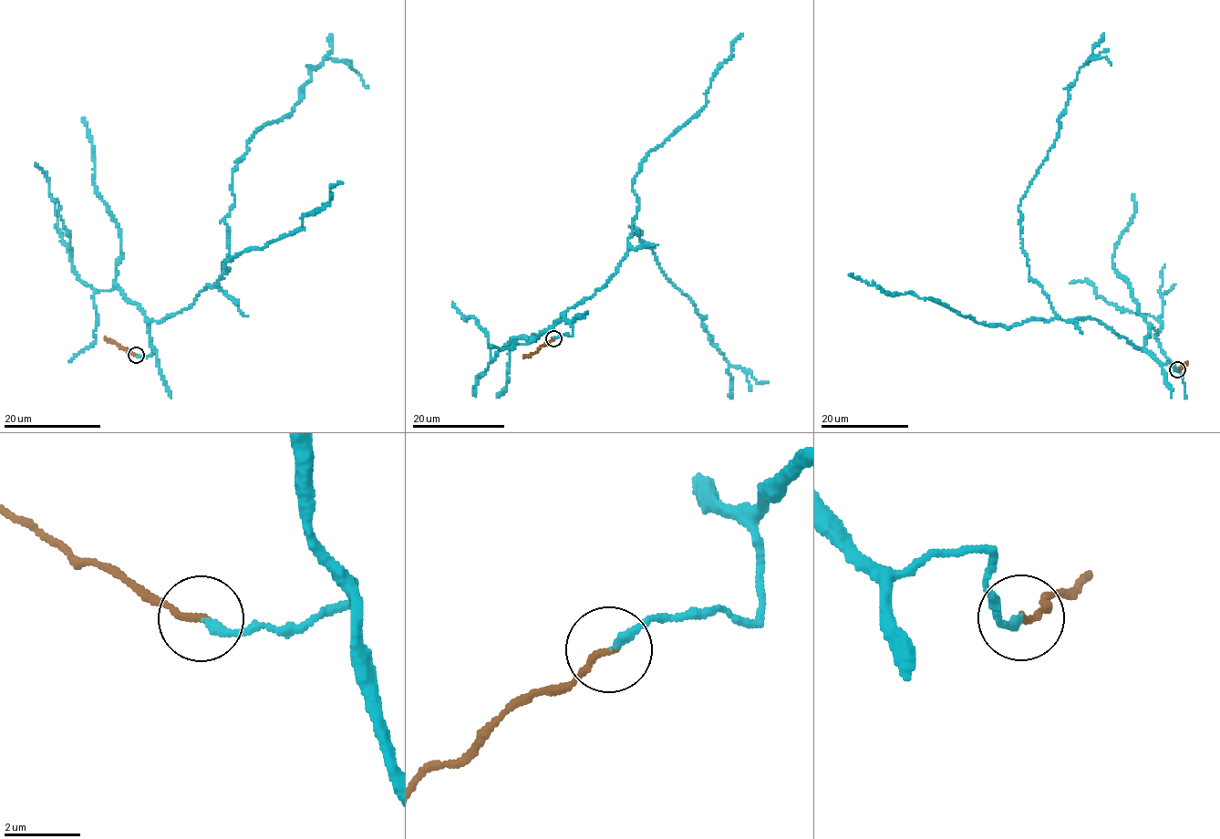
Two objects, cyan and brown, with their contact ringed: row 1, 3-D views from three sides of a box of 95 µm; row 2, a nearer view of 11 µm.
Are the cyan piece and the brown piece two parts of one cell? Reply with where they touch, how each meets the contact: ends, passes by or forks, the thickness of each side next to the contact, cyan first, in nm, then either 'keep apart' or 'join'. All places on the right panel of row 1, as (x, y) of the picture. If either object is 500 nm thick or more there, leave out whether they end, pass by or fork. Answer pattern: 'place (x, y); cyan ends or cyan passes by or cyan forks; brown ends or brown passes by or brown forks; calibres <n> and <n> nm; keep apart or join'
place (1177, 369); cyan ends; brown ends; calibres 220 and 170 nm; join

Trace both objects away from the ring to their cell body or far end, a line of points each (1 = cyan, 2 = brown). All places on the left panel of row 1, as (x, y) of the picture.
1: (136, 354), (155, 352), (150, 320), (217, 285), (232, 170), (255, 130), (290, 114), (329, 58), (367, 87)
2: (136, 354), (104, 337)

